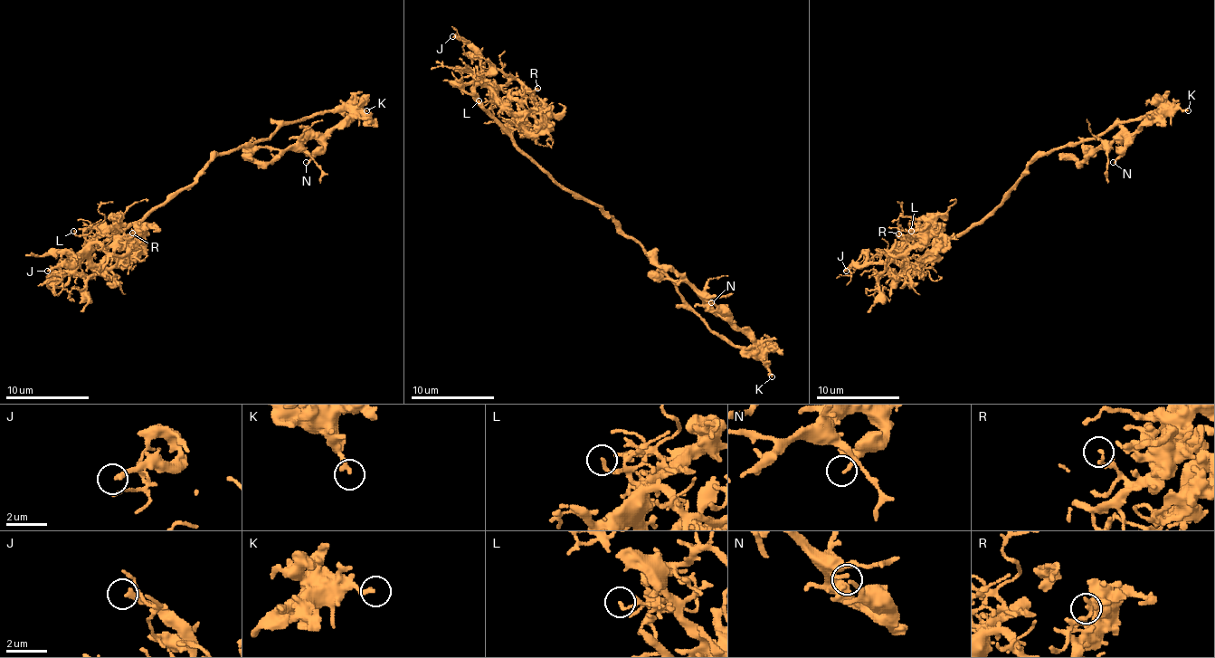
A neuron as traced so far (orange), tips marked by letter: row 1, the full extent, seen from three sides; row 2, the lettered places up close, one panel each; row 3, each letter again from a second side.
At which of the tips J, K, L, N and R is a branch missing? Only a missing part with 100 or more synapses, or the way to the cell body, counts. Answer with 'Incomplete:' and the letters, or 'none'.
Incomplete: none

